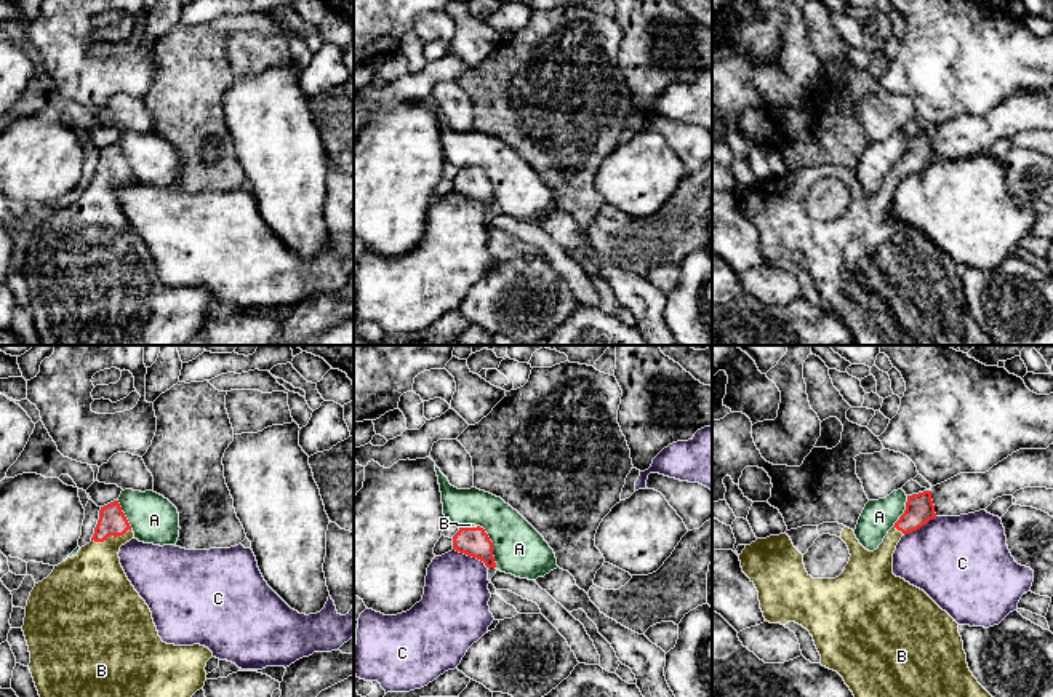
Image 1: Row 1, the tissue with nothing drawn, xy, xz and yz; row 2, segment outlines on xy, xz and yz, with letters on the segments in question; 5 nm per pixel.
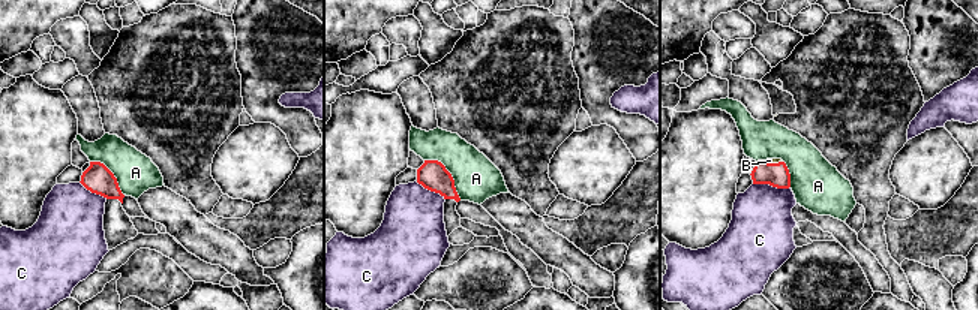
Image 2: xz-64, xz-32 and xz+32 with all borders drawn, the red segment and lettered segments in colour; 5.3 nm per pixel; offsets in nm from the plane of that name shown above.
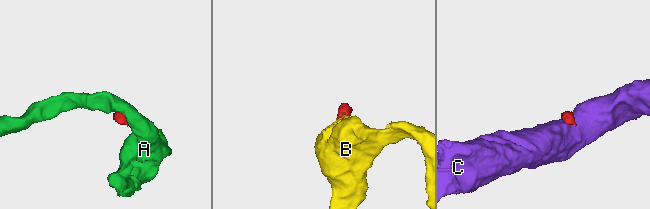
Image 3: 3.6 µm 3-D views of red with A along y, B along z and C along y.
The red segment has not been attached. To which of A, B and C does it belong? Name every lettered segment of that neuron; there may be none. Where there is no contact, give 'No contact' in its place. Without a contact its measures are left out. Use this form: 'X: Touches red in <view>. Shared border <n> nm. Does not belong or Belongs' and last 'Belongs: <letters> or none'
A: Touches red in xz. Shared border 240 nm. Does not belong
B: Touches red in xy. Shared border 220 nm. Belongs
C: Touches red in xz. Shared border 200 nm. Does not belong
Belongs: B

